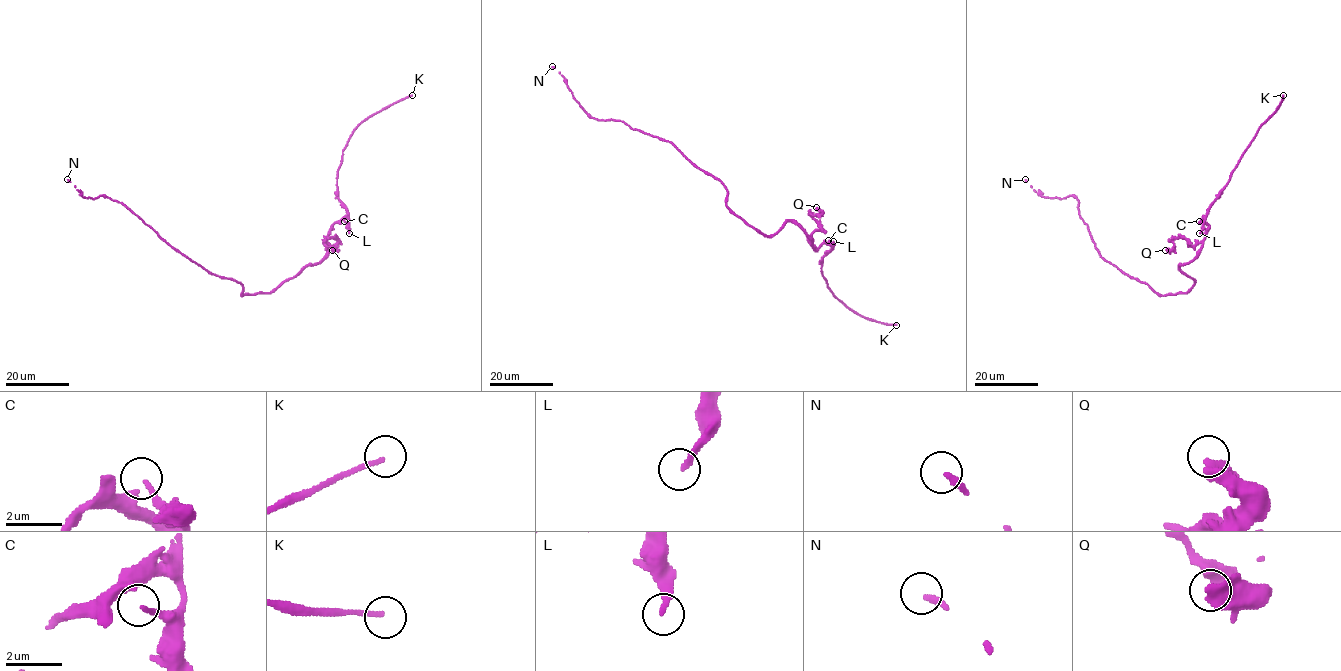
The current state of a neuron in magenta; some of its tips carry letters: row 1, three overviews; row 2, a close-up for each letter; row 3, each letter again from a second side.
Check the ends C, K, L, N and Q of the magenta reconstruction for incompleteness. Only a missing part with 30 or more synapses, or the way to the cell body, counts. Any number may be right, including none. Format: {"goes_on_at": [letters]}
{"goes_on_at": ["K"]}

